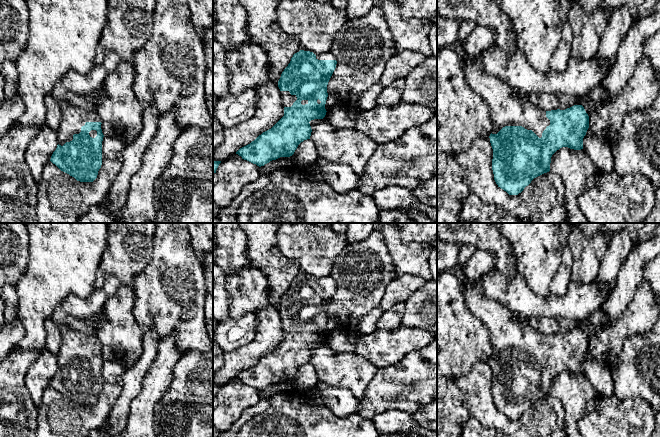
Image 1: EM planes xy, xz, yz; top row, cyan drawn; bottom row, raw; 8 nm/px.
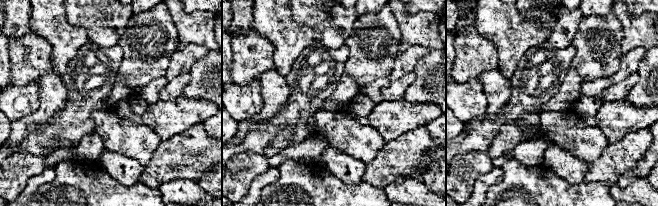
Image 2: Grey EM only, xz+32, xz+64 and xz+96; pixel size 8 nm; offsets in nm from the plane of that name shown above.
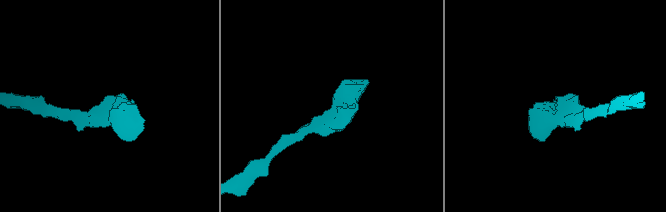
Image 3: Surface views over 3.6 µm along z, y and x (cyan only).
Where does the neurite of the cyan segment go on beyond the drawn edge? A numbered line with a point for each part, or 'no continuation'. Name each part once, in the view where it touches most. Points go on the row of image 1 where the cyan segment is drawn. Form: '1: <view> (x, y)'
1: yz (507, 108)

